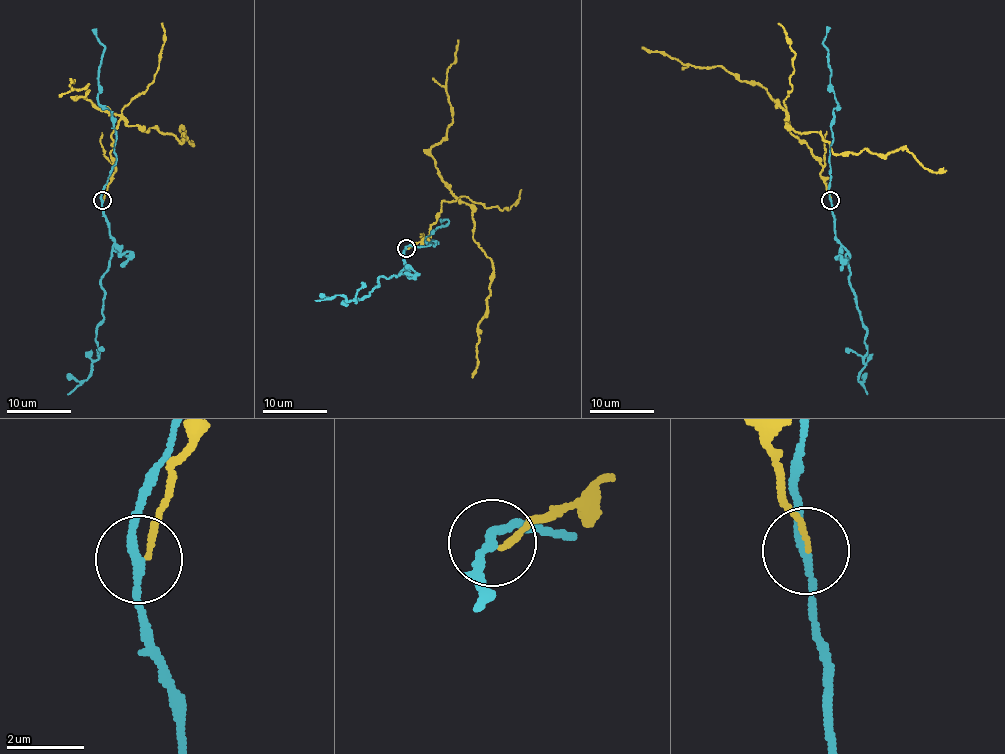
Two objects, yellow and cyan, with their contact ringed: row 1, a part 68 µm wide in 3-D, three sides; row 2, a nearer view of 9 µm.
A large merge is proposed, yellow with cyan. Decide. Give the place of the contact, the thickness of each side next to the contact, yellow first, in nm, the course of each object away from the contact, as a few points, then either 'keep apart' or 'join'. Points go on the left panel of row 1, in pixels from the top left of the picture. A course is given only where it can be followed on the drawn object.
(102, 200) | 110/190 nm | yellow via (102, 200), (115, 166), (112, 135), (123, 118), (182, 143), (184, 130), (192, 142) | cyan via (102, 200), (114, 246), (109, 270), (101, 280), (103, 320), (96, 327), (98, 358), (86, 379), (67, 394) | keep apart

